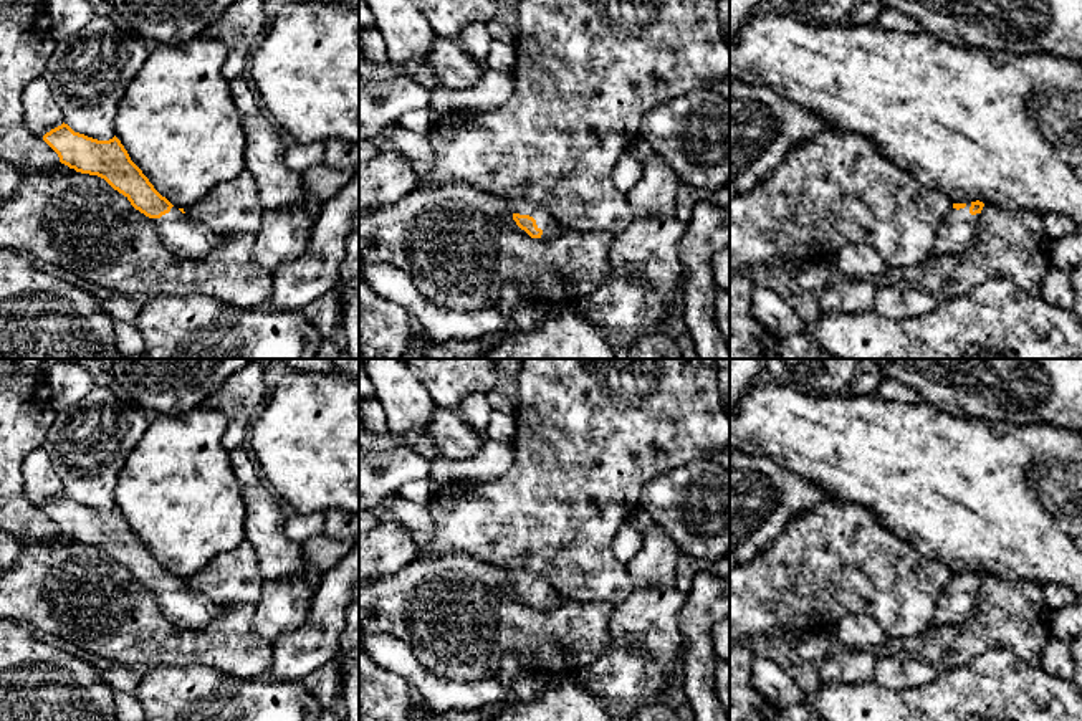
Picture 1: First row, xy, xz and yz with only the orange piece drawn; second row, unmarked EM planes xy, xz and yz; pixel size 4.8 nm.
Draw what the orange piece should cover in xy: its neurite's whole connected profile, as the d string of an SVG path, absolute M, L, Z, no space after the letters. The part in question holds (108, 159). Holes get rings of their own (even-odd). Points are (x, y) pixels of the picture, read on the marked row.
M63 122L46 132L43 141L58 154L61 164L104 179L136 210L152 218L159 245L174 256L203 258L222 243L220 235L190 220L184 208L172 205L154 189L116 136L109 141L98 141L74 132Z

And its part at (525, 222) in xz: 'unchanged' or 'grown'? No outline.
grown

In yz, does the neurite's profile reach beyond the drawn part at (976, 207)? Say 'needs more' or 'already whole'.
needs more

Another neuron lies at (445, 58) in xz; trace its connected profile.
M435 35L425 50L425 66L450 89L467 89L478 83L483 64L473 60L455 40Z

